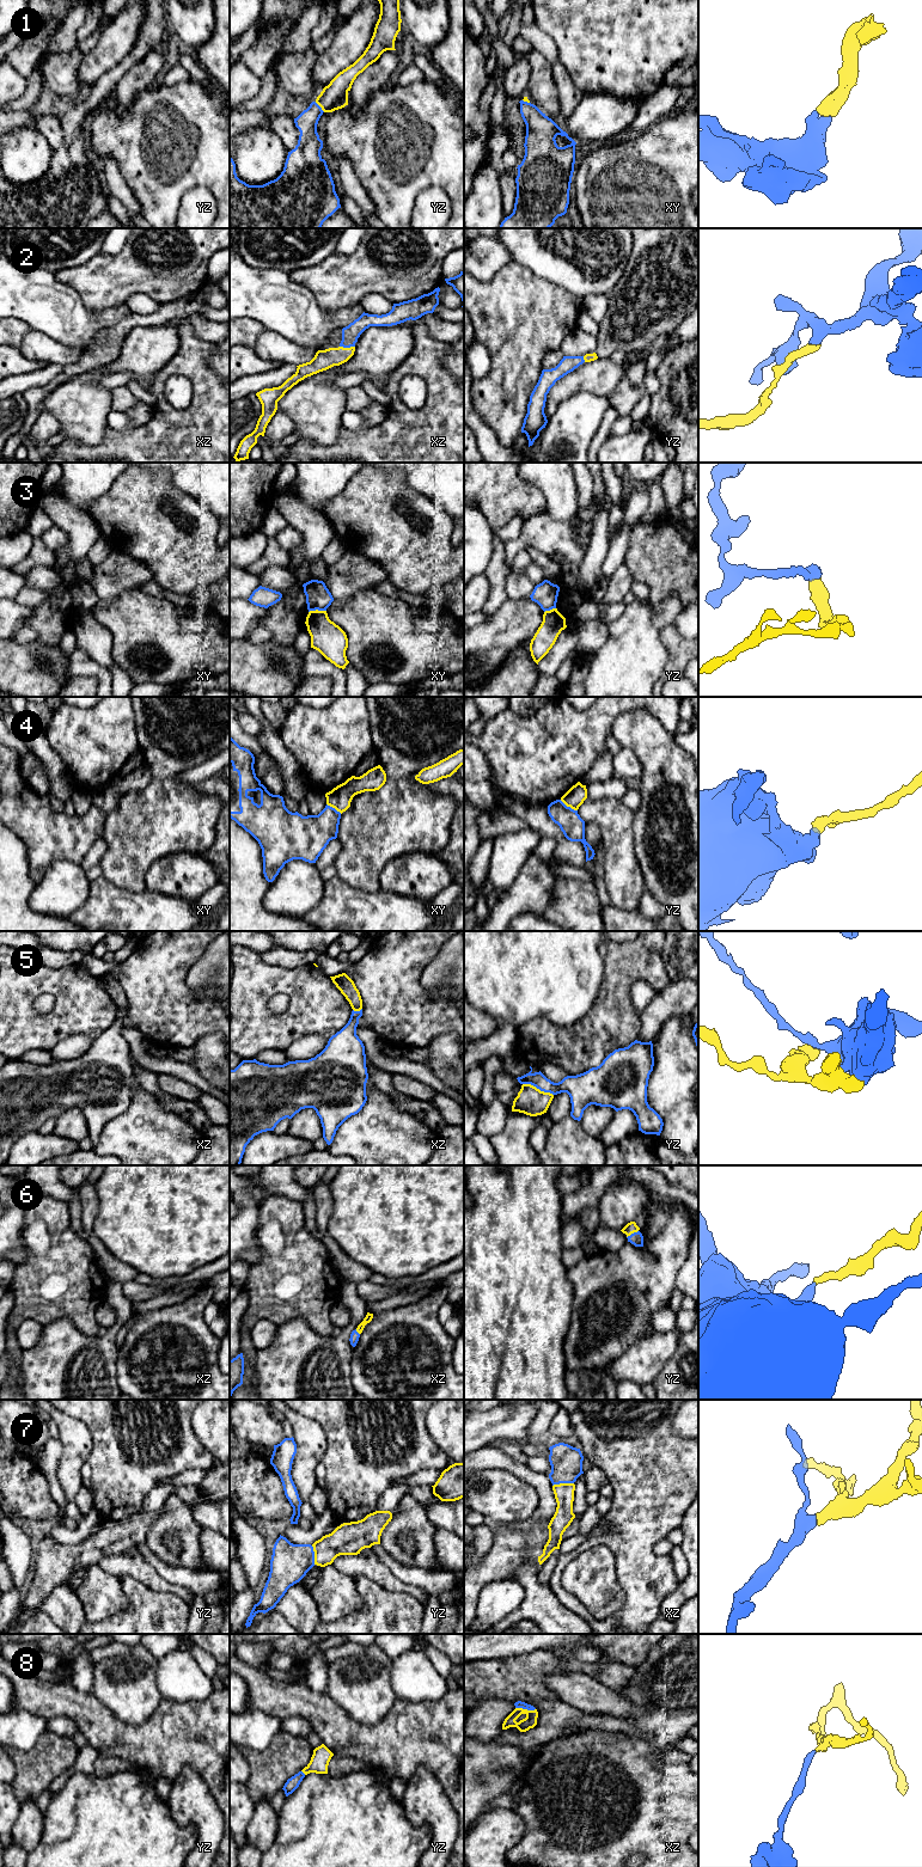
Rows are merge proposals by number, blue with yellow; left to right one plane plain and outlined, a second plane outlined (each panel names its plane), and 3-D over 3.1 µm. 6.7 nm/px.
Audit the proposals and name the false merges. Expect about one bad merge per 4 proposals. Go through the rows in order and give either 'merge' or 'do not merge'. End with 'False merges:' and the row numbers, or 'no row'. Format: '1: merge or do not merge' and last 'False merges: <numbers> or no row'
1: merge
2: merge
3: do not merge
4: do not merge
5: do not merge
6: merge
7: merge
8: merge
False merges: 3, 4, 5

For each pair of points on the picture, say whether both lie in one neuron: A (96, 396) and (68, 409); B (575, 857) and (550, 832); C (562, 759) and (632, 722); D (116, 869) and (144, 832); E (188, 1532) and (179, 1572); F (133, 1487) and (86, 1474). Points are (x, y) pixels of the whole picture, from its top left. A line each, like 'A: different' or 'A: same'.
A: same
B: same
C: different
D: same
E: different
F: different

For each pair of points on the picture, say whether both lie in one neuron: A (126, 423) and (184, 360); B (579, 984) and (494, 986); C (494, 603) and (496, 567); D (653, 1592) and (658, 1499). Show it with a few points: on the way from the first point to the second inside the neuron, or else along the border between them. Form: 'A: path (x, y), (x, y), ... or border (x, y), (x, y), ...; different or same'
A: border (108, 426), (120, 432), (130, 432), (136, 427); different
B: path (557, 984), (516, 984); same
C: path (496, 594), (496, 575); same
D: path (646, 1569), (646, 1522); same

